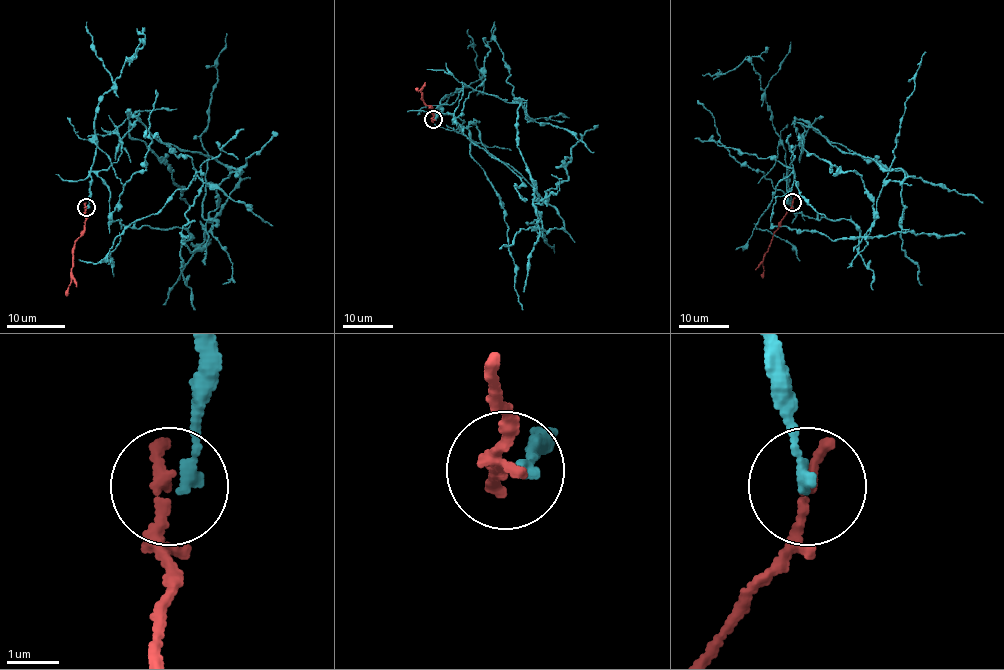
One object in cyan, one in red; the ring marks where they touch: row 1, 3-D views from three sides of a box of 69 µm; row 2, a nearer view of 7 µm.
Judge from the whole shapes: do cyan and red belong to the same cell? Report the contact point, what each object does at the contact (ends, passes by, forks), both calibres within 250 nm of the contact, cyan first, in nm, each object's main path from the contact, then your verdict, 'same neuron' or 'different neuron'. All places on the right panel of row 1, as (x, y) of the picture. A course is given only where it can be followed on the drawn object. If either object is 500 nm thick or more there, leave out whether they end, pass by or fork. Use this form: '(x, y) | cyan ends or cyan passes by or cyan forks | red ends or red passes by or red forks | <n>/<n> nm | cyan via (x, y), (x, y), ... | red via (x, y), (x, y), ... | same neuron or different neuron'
(792, 202) | cyan ends | red ends | 200/280 nm | cyan via (792, 202), (796, 122), (903, 171), (906, 231), (832, 241), (772, 227), (780, 181), (756, 226), (800, 261) | red via (792, 202), (765, 254), (762, 278) | different neuron

